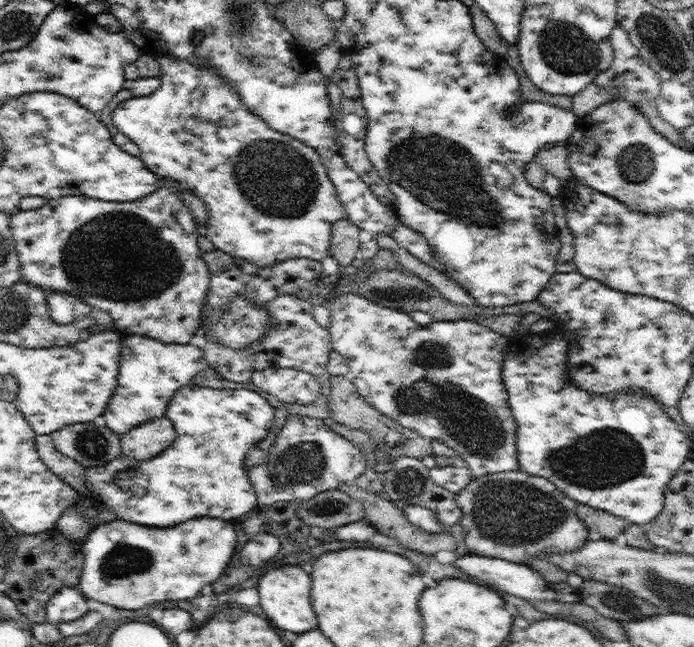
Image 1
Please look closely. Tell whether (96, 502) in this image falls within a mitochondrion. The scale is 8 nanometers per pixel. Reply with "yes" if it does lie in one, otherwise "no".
no

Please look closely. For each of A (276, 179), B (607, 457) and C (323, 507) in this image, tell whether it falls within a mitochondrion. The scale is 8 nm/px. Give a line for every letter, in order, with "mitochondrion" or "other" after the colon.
A: mitochondrion
B: mitochondrion
C: mitochondrion

